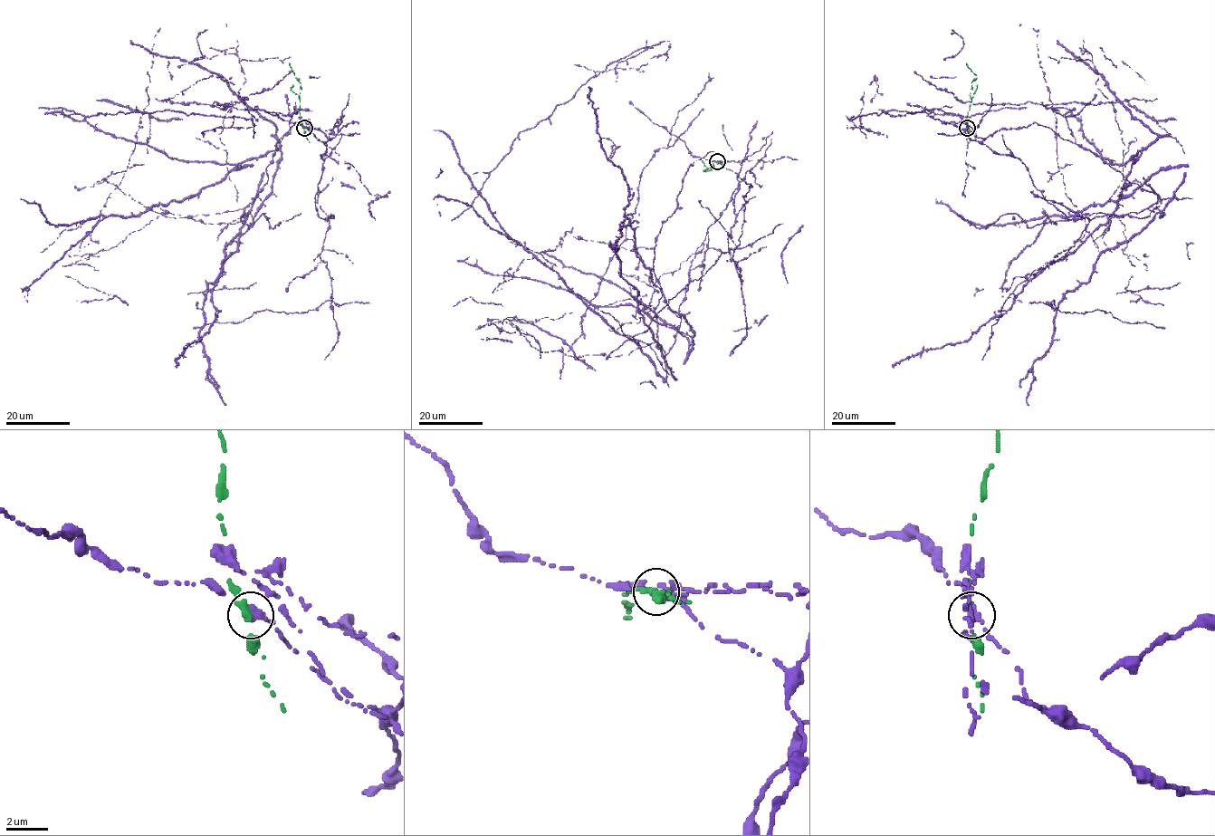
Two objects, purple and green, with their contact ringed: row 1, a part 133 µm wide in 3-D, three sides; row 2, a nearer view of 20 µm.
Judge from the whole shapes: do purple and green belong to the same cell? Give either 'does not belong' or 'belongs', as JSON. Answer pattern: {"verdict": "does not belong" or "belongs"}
{"verdict": "does not belong"}

